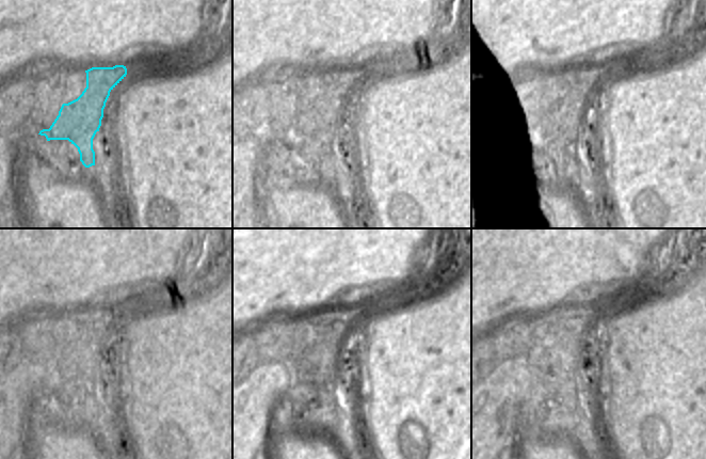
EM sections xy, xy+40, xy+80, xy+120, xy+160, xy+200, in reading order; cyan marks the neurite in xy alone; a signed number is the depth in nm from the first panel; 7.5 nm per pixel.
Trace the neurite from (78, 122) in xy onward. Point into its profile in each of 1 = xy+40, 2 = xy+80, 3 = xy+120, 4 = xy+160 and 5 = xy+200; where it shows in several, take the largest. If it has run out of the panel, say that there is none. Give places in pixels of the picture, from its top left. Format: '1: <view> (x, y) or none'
1: xy+40 (321, 122)
2: xy+80 (562, 121)
3: xy+120 (80, 360)
4: xy+160 (319, 365)
5: xy+200 (559, 365)

